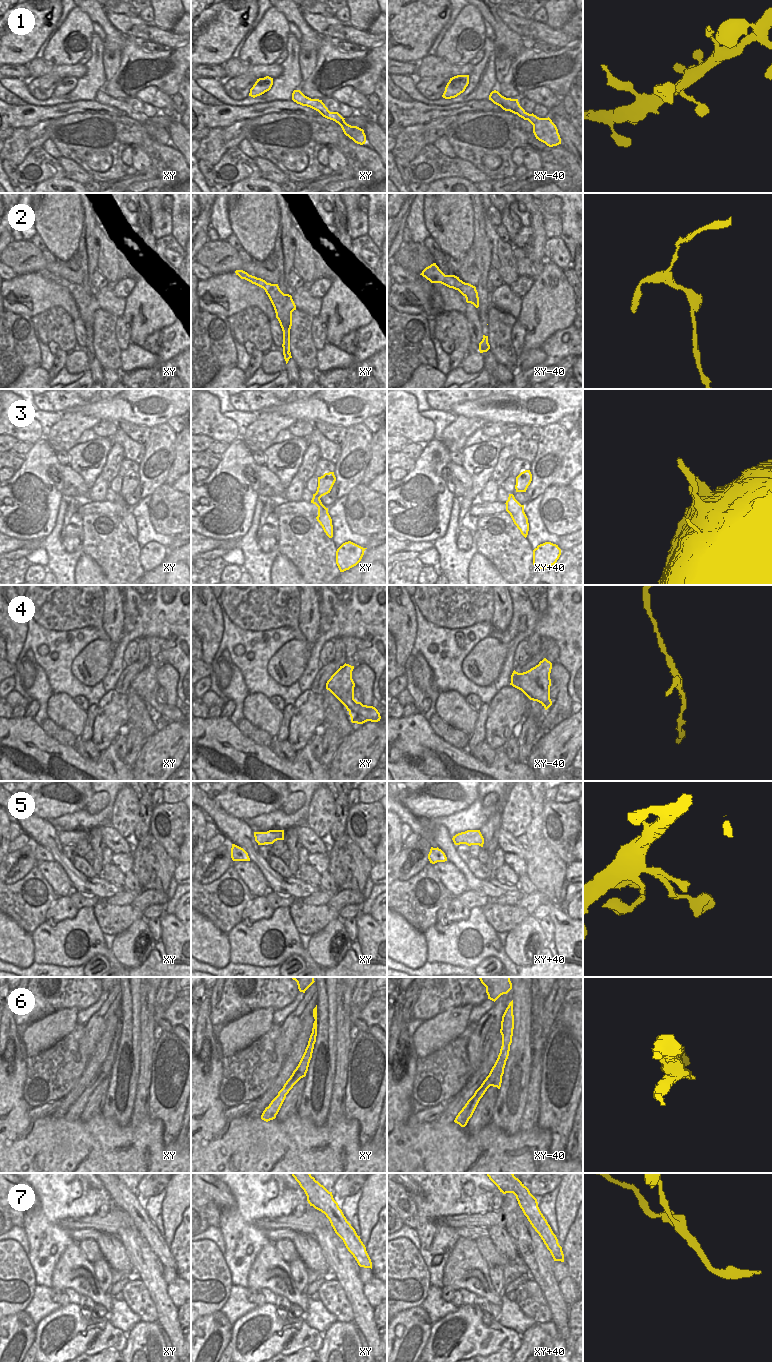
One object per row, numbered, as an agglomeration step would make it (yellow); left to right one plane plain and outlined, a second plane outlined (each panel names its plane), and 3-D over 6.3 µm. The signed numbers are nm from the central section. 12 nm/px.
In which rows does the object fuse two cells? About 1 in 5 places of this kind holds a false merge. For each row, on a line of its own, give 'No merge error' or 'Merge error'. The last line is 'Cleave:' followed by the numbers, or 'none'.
1: No merge error
2: Merge error
3: No merge error
4: No merge error
5: No merge error
6: Merge error
7: No merge error
Cleave: 2, 6

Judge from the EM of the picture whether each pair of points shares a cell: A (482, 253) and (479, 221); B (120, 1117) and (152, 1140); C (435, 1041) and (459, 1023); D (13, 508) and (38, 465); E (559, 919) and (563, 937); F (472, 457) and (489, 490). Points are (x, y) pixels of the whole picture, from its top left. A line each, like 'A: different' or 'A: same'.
A: same
B: different
C: same
D: same
E: same
F: different

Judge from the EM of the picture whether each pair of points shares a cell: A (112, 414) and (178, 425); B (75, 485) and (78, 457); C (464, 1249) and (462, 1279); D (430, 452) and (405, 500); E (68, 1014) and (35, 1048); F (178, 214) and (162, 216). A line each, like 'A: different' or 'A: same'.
A: different
B: different
C: same
D: same
E: same
F: different

